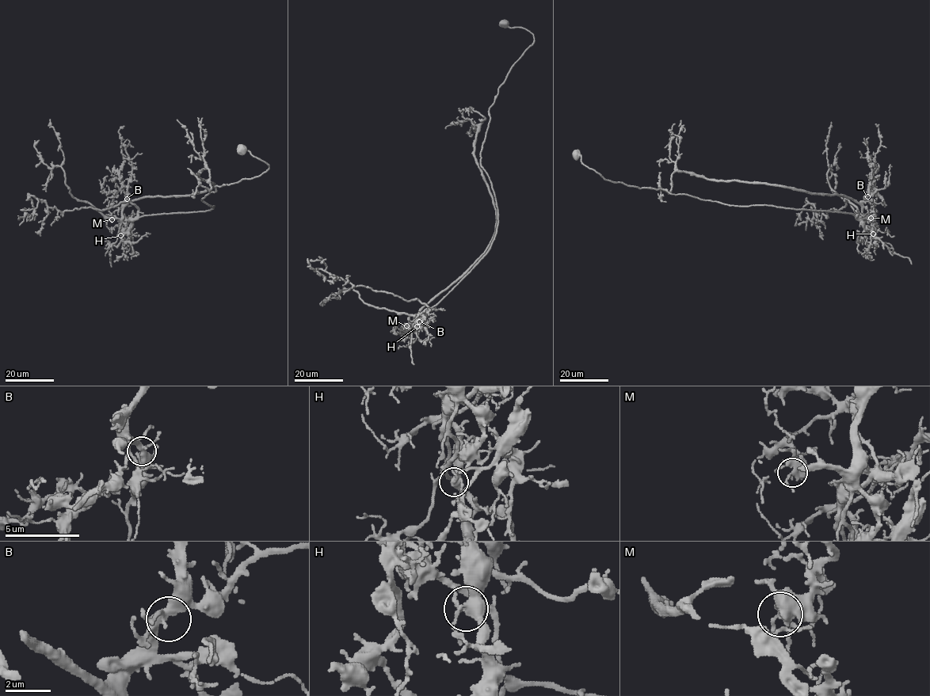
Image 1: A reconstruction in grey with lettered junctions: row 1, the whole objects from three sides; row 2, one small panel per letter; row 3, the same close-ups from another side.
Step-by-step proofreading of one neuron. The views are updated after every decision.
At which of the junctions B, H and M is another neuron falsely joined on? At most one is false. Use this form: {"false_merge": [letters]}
{"false_merge": ["H"]}

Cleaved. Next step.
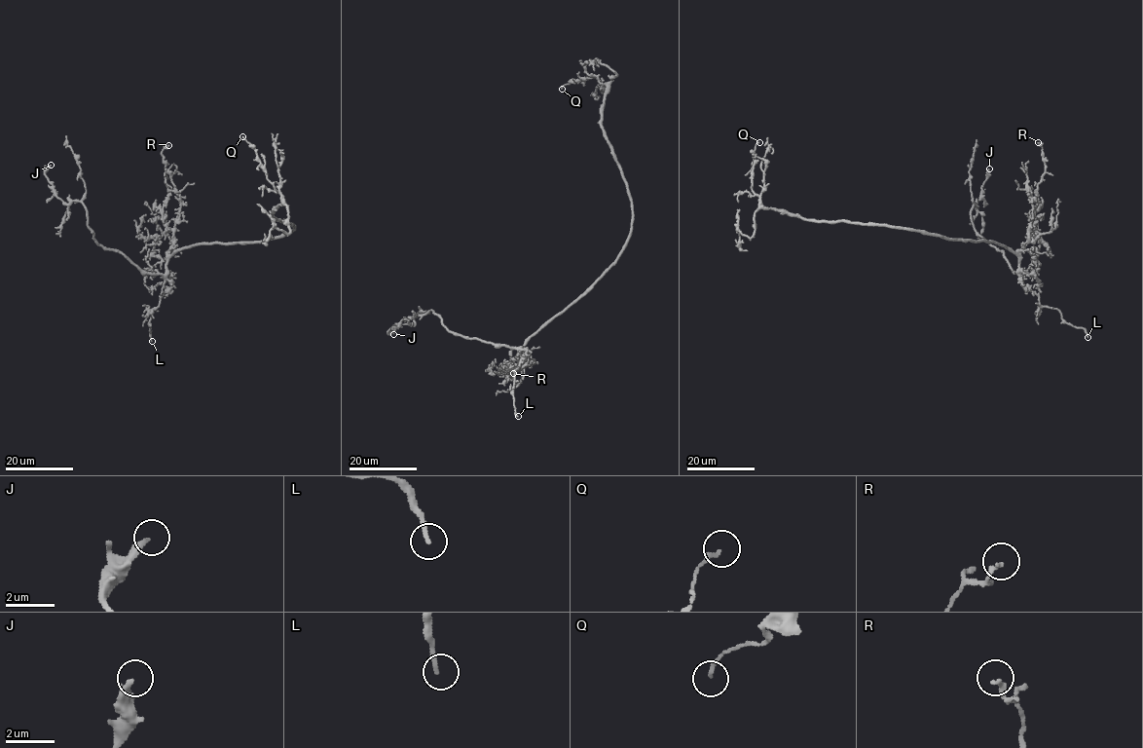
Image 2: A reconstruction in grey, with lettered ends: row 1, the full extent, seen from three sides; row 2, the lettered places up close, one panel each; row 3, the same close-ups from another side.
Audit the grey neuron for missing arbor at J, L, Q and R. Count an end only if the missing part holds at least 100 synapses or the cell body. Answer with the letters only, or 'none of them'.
L

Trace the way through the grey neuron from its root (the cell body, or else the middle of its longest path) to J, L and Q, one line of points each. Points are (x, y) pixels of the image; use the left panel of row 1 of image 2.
J: (242, 242), (184, 246), (164, 275), (142, 273), (98, 243), (84, 205), (55, 194), (45, 174), (51, 165)
L: (242, 242), (194, 243), (177, 250), (168, 259), (165, 291), (149, 322), (152, 341)
Q: (242, 242), (266, 241), (295, 228), (272, 214), (281, 204), (281, 196), (267, 178), (256, 150), (242, 136)

